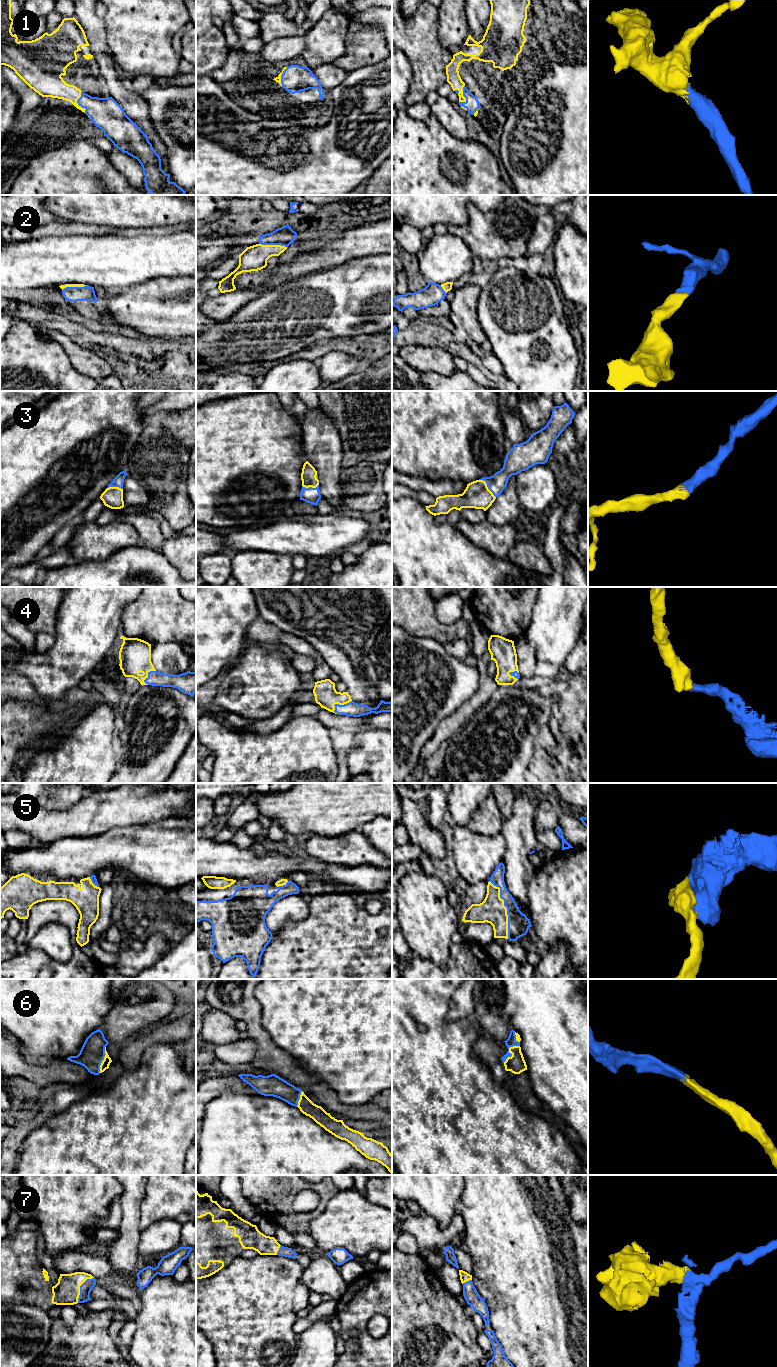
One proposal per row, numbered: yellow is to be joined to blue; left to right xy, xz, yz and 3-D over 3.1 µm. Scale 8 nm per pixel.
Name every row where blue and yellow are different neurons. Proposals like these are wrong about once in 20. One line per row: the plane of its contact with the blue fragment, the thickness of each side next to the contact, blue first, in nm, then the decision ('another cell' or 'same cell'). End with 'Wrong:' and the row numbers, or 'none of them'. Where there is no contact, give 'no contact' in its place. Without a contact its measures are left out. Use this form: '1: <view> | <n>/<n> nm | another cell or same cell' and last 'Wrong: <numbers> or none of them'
1: xy | 240/190 nm | same cell
2: xz | 160/200 nm | same cell
3: yz | 150/200 nm | same cell
4: xz | 110/180 nm | same cell
5: yz | 180/200 nm | same cell
6: yz | 80/150 nm | same cell
7: xy | 90/200 nm | same cell
Wrong: none of them

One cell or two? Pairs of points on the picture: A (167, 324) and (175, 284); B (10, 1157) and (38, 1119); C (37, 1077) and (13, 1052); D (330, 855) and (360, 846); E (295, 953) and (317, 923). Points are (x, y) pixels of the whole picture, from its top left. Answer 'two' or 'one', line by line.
A: one
B: one
C: one
D: one
E: one

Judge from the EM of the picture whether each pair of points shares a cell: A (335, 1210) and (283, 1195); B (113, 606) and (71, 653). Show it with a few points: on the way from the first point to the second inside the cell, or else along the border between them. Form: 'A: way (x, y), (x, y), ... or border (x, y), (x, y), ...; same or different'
A: border (339, 1191), (328, 1201), (325, 1209), (309, 1223); different
B: way (101, 618), (86, 633), (82, 641); same

